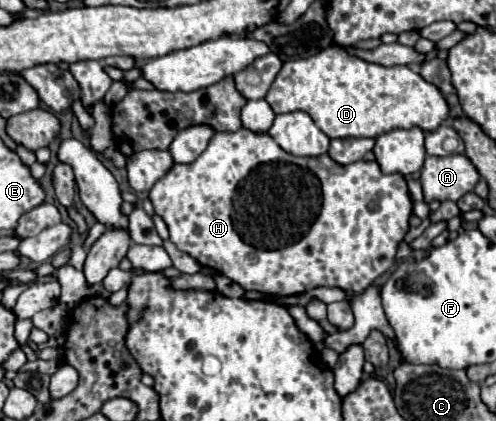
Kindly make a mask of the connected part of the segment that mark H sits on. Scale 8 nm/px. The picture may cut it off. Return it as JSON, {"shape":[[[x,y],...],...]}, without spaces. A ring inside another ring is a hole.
{"shape":[[[240,128],[238,132],[216,132],[208,144],[208,148],[198,156],[196,162],[192,164],[174,164],[170,172],[166,172],[150,190],[148,194],[156,214],[166,222],[170,230],[170,240],[172,244],[190,254],[198,264],[208,266],[216,270],[218,274],[238,282],[244,290],[256,290],[256,292],[266,292],[266,294],[300,294],[318,286],[338,286],[348,290],[348,294],[360,294],[366,286],[370,286],[380,274],[384,274],[392,262],[394,254],[398,250],[398,244],[404,240],[404,234],[408,232],[408,218],[412,214],[412,200],[408,194],[408,186],[400,174],[382,174],[380,166],[376,162],[354,162],[348,166],[334,164],[330,156],[322,154],[316,158],[302,158],[302,156],[292,156],[288,152],[282,152],[278,144],[268,134],[256,134],[252,130]],[[248,178],[248,188],[240,188],[240,182]],[[370,202],[376,204],[376,210],[370,210]]]}

